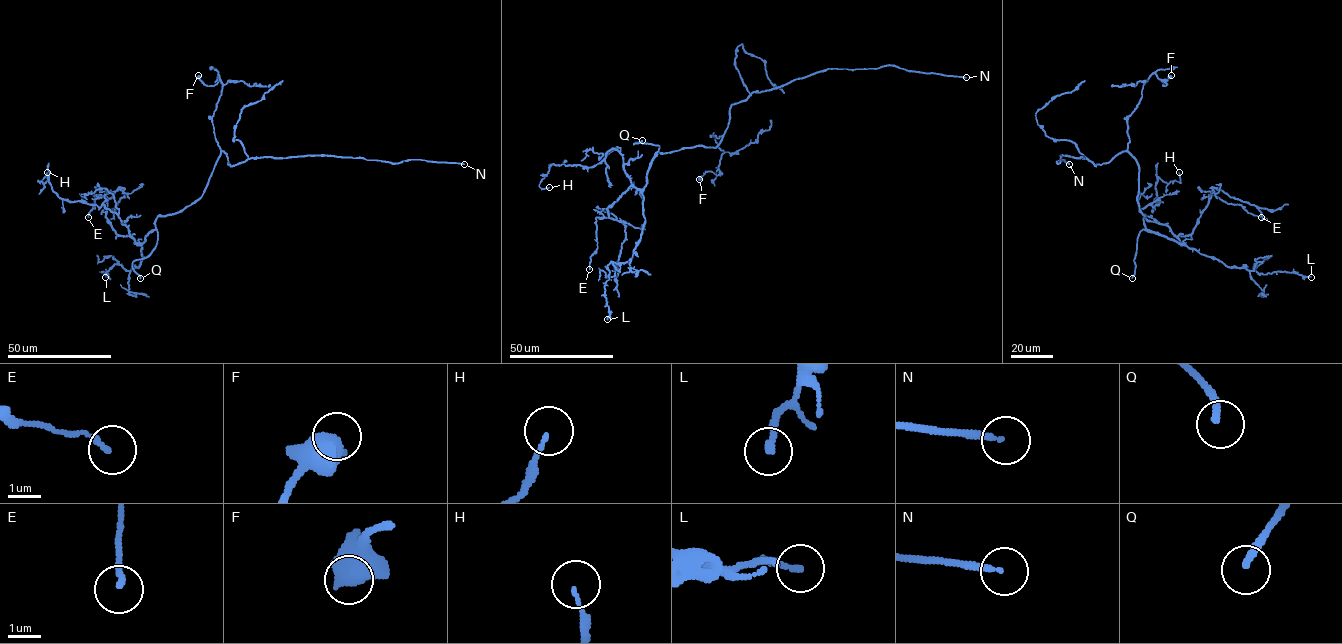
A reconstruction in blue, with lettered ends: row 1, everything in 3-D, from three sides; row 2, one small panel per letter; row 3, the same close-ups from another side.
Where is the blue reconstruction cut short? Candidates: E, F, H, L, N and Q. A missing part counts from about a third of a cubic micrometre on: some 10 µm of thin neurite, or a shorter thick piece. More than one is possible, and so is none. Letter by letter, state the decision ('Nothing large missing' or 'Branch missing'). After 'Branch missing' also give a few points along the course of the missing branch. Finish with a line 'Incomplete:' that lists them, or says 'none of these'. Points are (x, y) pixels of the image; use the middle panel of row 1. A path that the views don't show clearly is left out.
E: Nothing large missing
F: Branch missing
H: Nothing large missing
L: Nothing large missing
N: Branch missing
Q: Branch missing
Incomplete: F, N, Q

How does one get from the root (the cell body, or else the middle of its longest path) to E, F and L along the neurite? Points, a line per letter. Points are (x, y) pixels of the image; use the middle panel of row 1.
E: (709, 147), (656, 153), (643, 188), (629, 187), (607, 208), (608, 217), (596, 218), (597, 249), (589, 269)
F: (709, 147), (715, 147), (722, 136), (713, 135), (724, 152), (719, 160), (719, 174), (707, 171), (699, 179)
L: (709, 147), (656, 153), (642, 193), (645, 223), (640, 241), (627, 261), (607, 265), (604, 295), (607, 319)

